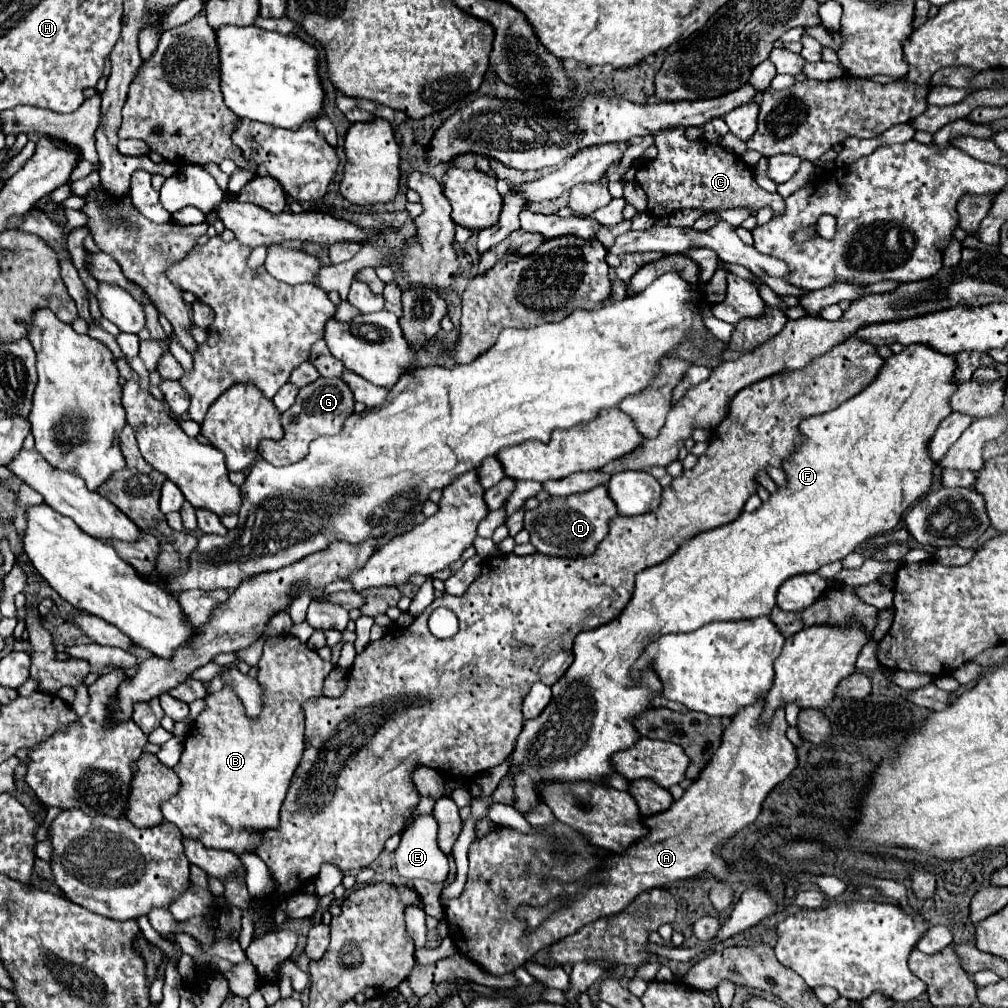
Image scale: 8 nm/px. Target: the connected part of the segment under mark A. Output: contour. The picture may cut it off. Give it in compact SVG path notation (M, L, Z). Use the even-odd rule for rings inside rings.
M747 706L739 710L737 716L733 716L733 722L725 728L721 746L717 748L717 752L713 754L711 762L705 766L701 776L685 790L685 796L681 800L673 802L669 810L665 810L663 814L653 814L645 818L645 826L649 826L651 832L645 838L641 838L633 848L629 848L625 854L615 854L615 858L611 856L609 860L601 860L593 854L593 848L583 846L581 834L577 834L573 828L561 822L553 826L539 826L539 830L545 830L545 834L537 834L537 832L521 834L513 828L497 826L485 838L475 840L469 848L469 876L467 876L463 894L455 900L441 900L447 914L449 934L457 944L459 952L475 960L477 964L481 964L489 974L503 976L523 966L541 948L559 942L561 938L573 934L585 924L595 922L603 916L621 912L643 890L665 886L671 880L691 878L705 870L709 870L719 878L727 878L731 868L725 862L717 862L717 858L713 856L713 850L725 844L735 832L751 824L759 816L761 806L769 796L769 792L777 784L781 784L785 778L789 778L789 774L799 764L797 750L785 736L785 730L789 726L785 720L785 712L781 708L777 712L779 714L775 714L771 726L761 730L757 726L757 706ZM561 896L567 900L567 904L561 906L557 912L553 912L531 934L525 932L527 930L525 922L513 916L513 908L517 908L519 904L527 902L531 906L541 906L551 898L561 898Z

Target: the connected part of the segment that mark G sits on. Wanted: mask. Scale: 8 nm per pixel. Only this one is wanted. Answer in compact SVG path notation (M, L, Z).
M317 378L313 384L301 388L297 394L297 402L285 414L281 414L283 432L285 432L283 440L281 442L267 440L259 444L263 460L267 460L273 466L287 466L305 458L305 454L309 452L309 442L313 438L323 434L339 434L341 426L345 424L345 418L353 414L353 406L355 406L355 398L349 386L341 382L341 378Z

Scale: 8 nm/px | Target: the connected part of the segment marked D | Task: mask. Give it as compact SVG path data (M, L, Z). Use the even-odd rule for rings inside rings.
M595 486L589 492L547 498L535 510L525 512L525 530L531 534L535 550L543 556L583 558L597 550L597 544L609 534L609 522L615 516L619 516L619 510L611 502L607 486Z

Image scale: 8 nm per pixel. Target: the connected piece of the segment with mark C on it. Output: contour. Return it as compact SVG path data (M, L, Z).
M669 128L654 135L659 156L655 168L639 168L637 184L647 192L649 214L655 218L665 218L677 210L685 208L739 208L747 206L759 210L771 206L775 214L783 210L783 198L775 192L763 190L755 182L753 170L735 154L723 150L719 144L709 142L689 142L685 138L685 128Z

